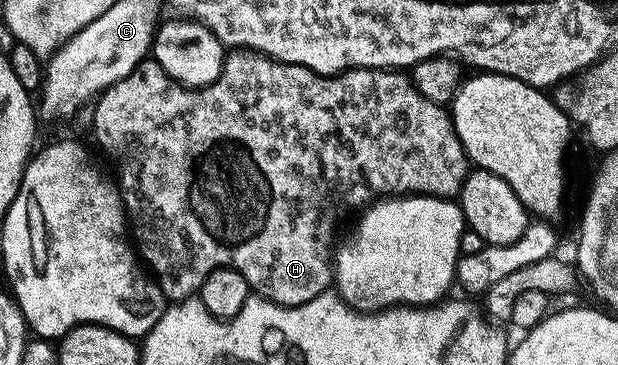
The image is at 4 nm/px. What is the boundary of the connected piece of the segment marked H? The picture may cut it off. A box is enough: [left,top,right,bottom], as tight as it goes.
[94,50,472,306]

